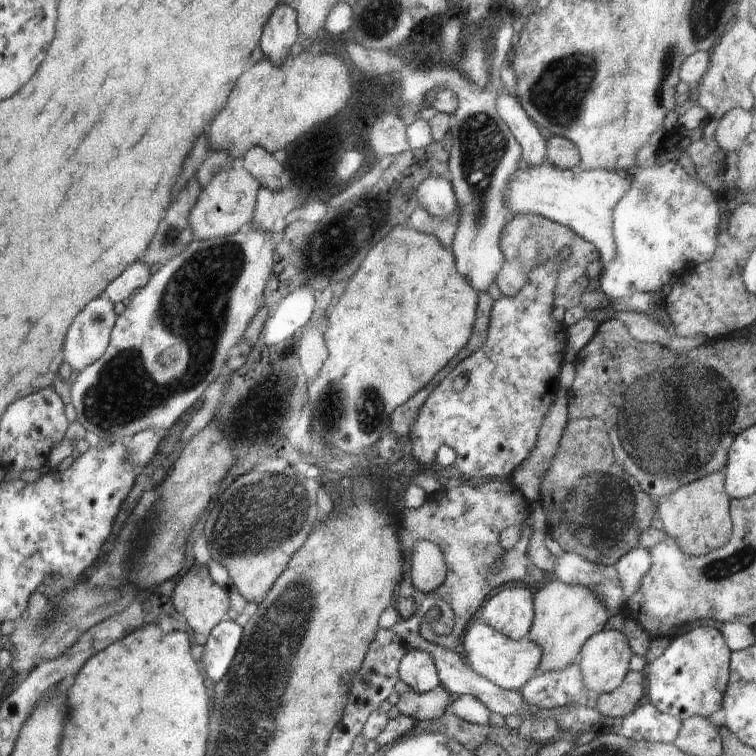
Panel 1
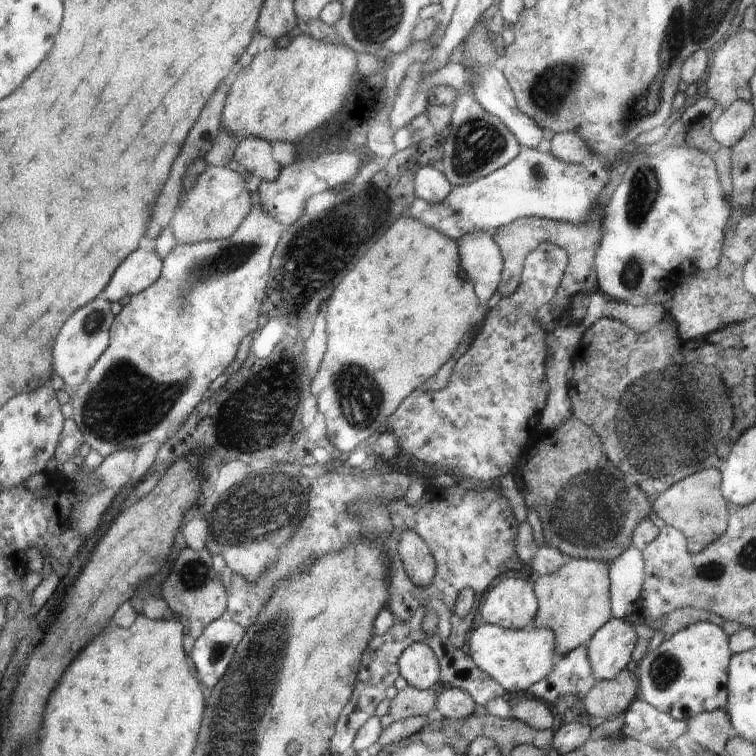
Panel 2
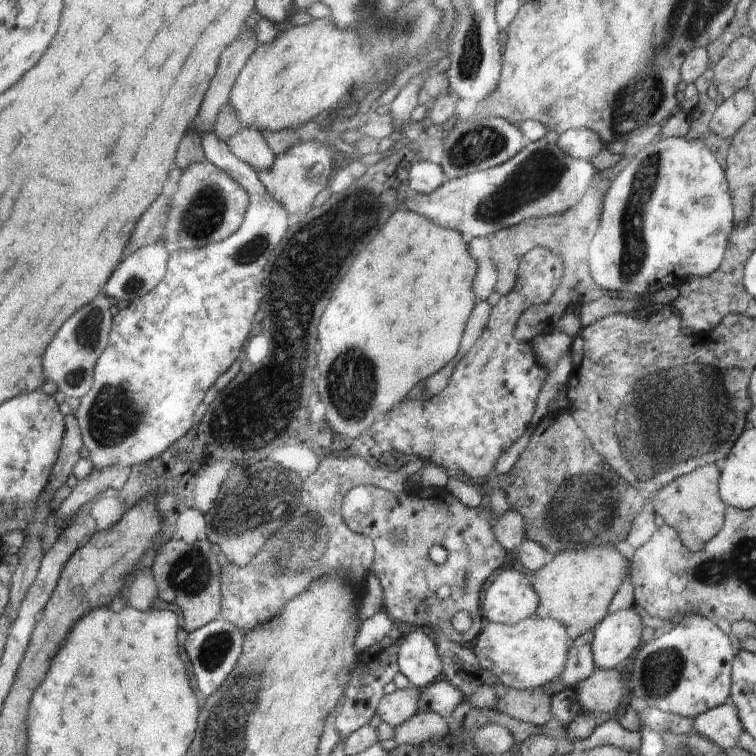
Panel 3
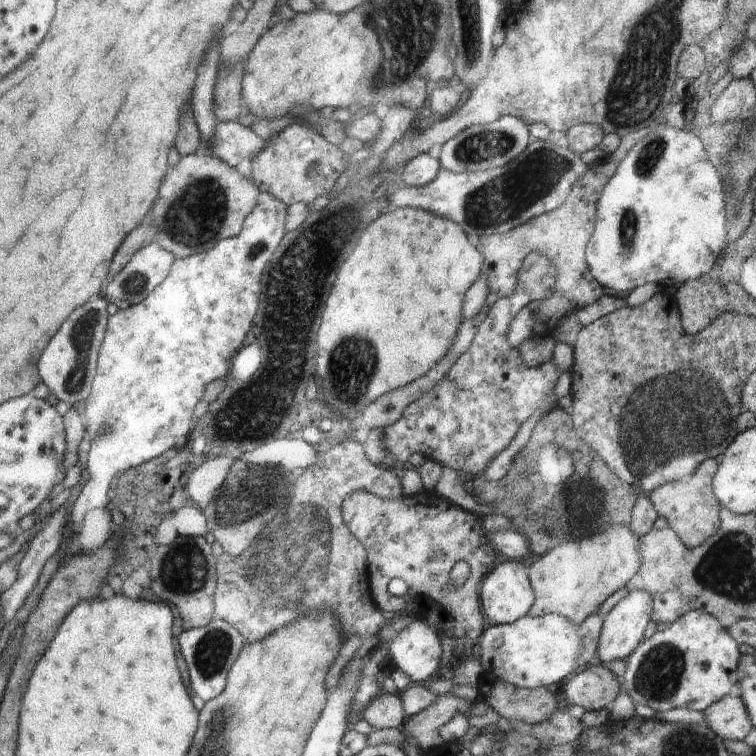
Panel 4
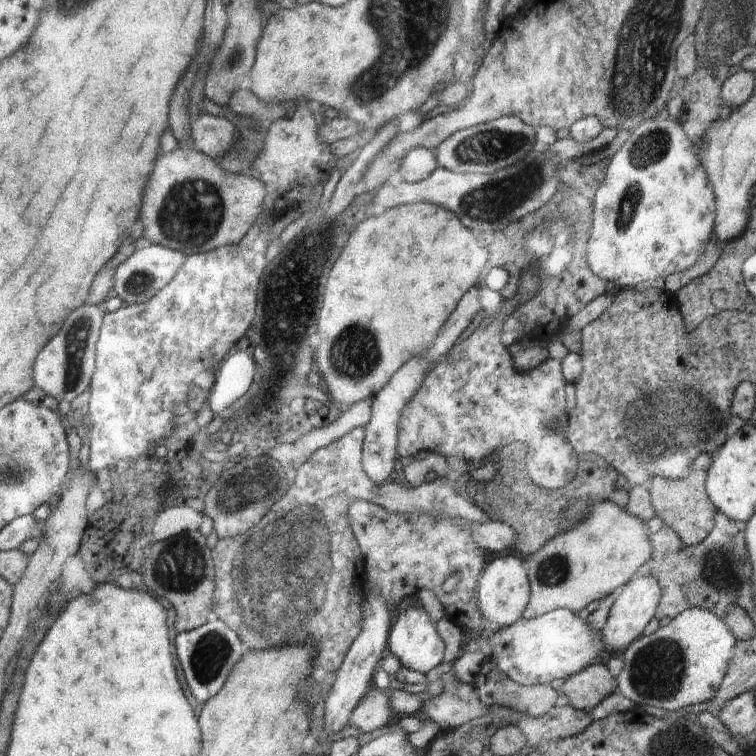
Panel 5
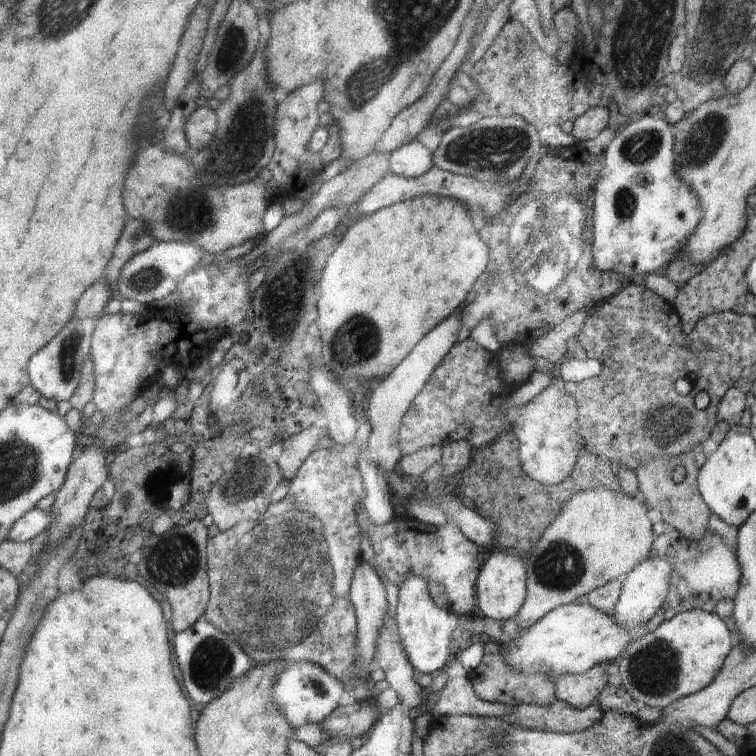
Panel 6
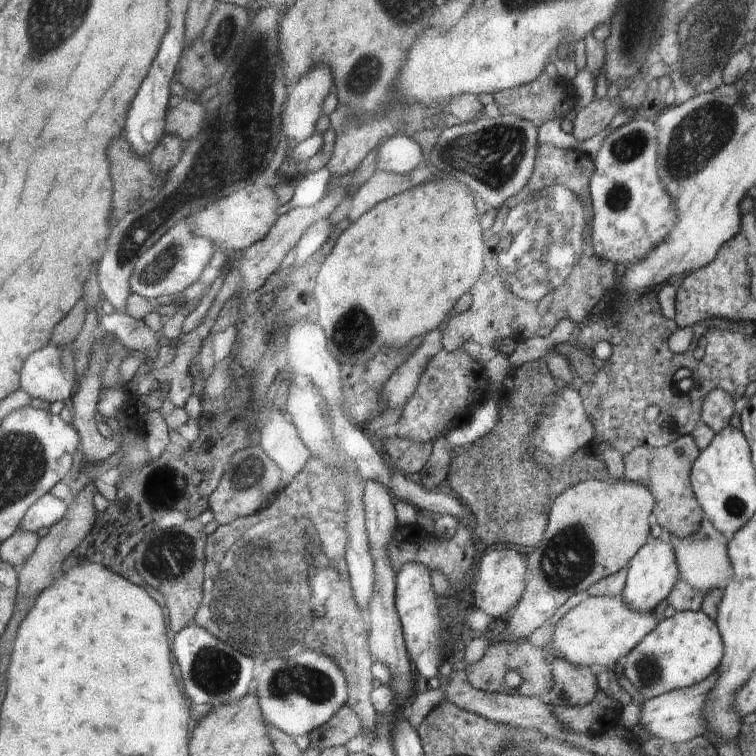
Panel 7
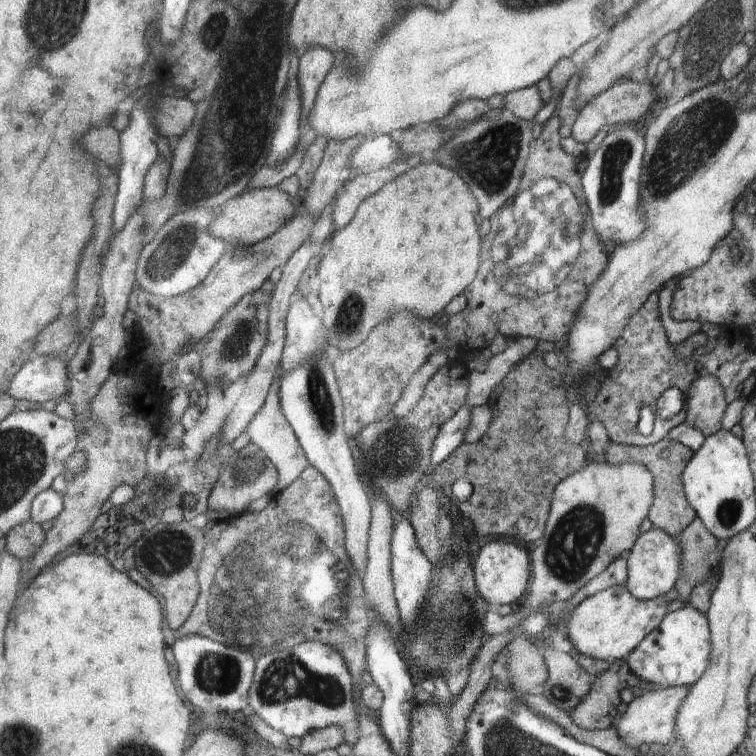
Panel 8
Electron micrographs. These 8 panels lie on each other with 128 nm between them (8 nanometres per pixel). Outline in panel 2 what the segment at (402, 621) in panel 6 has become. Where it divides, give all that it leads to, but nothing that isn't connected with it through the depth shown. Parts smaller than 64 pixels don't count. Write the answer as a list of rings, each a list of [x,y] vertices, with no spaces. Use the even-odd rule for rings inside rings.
[[[414,642],[399,657],[399,676],[413,688],[432,689],[438,682],[438,662],[427,643]]]

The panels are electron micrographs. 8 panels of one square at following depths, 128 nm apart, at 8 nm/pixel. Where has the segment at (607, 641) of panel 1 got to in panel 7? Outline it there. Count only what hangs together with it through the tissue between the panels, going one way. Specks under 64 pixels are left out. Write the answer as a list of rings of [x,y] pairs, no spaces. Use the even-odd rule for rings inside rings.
[[[663,536],[653,538],[632,557],[627,566],[627,580],[620,598],[633,610],[640,613],[653,612],[665,598],[670,596],[679,580],[679,567],[675,551]]]

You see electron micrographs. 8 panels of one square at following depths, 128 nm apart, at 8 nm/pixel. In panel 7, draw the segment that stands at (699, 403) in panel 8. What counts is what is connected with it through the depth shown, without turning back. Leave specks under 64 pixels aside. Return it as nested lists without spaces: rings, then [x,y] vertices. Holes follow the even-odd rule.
[[[712,389],[703,402],[702,423],[706,423],[714,432],[720,432],[728,426],[734,414],[734,400],[728,391]]]

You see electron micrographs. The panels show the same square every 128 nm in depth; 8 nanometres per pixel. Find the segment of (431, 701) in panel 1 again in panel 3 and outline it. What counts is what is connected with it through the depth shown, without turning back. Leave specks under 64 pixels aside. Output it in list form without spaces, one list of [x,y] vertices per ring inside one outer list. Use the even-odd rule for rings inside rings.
[[[411,686],[405,689],[396,689],[392,694],[384,695],[376,707],[376,714],[381,722],[396,728],[423,709],[420,702],[421,689]]]

